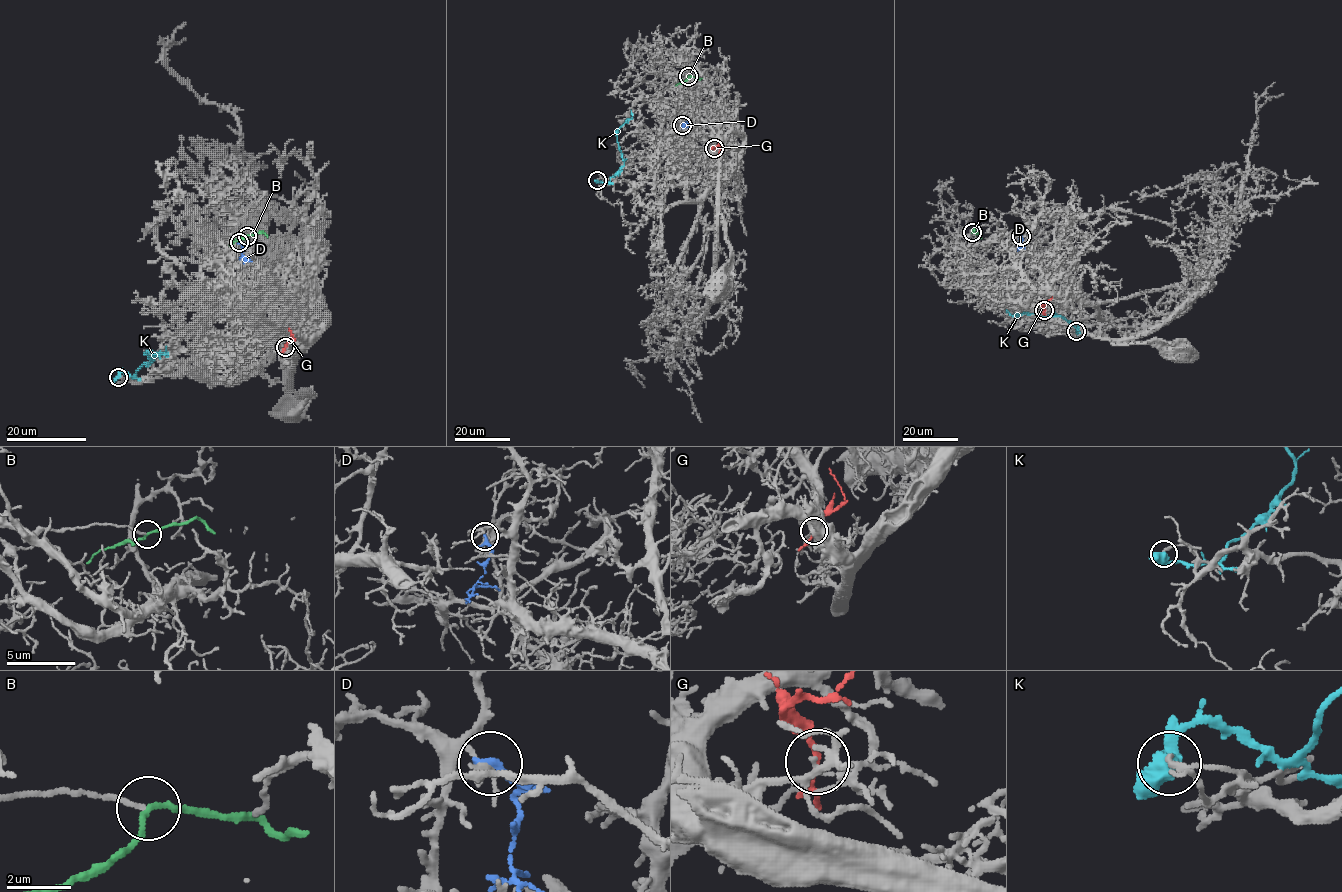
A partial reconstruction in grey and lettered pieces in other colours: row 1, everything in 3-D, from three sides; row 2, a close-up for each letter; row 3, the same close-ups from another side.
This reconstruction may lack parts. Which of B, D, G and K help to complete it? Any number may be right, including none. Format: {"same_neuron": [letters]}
{"same_neuron": ["B"]}

